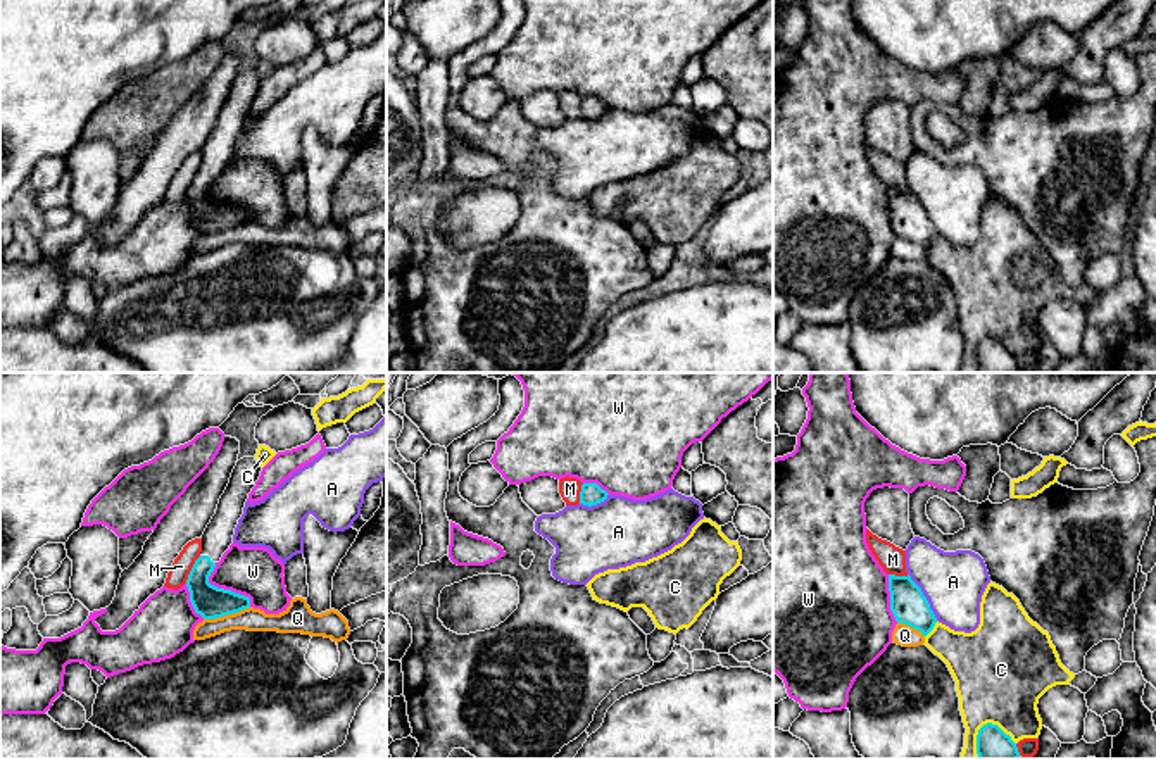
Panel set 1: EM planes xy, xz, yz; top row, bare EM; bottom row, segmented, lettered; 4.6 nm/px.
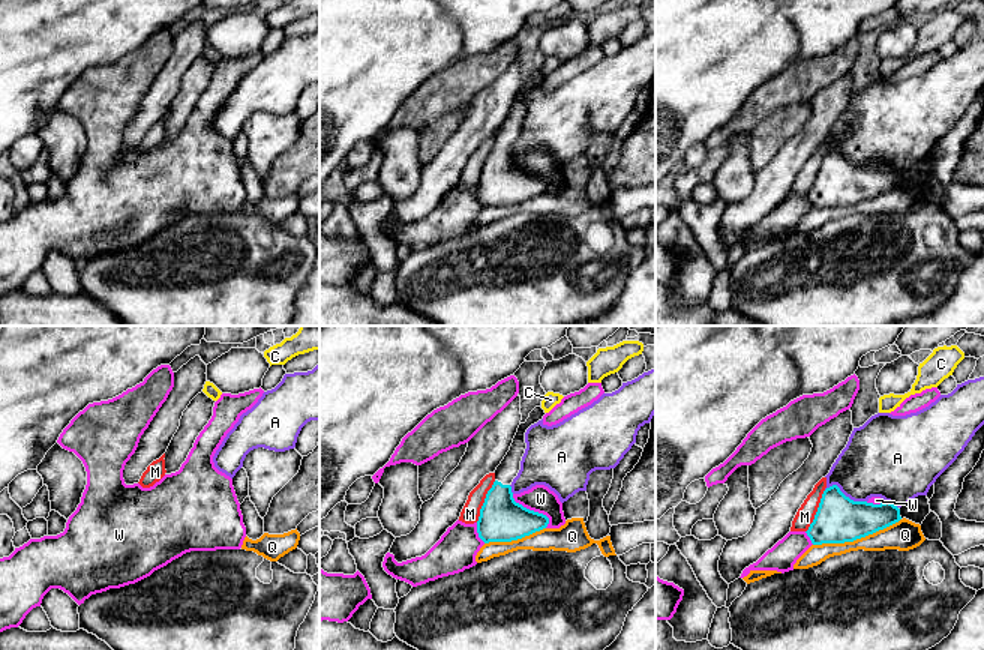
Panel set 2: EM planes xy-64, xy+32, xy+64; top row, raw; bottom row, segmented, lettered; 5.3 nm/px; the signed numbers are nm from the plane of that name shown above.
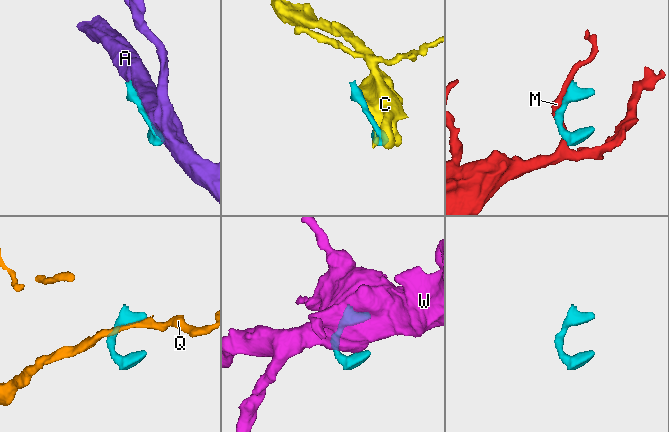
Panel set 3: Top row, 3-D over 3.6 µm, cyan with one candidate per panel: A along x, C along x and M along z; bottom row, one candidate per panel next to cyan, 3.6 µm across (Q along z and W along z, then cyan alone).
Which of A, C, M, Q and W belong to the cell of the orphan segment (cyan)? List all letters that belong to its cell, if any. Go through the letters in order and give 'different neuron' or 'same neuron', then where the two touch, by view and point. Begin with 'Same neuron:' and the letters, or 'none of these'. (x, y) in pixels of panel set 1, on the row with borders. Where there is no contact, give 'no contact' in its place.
Same neuron: none of these
A: different neuron; meets cyan in yz at (925, 597)
C: different neuron; meets cyan in yz at (932, 628)
M: different neuron; meets cyan in xy at (192, 570)
Q: different neuron; meets cyan in xy at (226, 614)
W: different neuron; meets cyan in xy at (223, 589)

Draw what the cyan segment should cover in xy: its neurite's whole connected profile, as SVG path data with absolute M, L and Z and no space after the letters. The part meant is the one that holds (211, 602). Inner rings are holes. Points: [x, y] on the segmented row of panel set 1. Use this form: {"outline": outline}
{"outline": "M243 457L236 462L216 514L202 535L202 552L188 574L186 586L195 612L204 619L223 618L250 607L248 597L210 585L209 576L233 543L235 528L261 471L255 457Z"}

